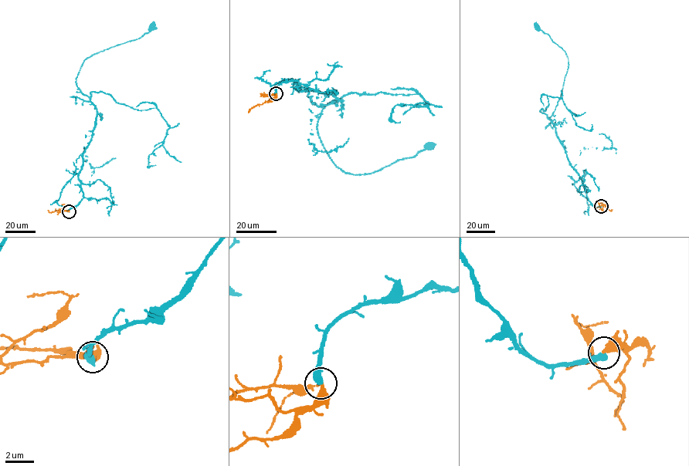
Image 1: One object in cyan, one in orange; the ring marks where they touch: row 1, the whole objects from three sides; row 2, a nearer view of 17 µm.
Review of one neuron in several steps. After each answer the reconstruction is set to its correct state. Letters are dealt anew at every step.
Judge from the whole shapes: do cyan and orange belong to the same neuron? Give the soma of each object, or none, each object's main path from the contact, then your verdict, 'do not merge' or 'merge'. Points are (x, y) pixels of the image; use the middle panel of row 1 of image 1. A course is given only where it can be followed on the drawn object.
cell body of cyan at (429, 146); no cell body on orange; cyan runs (276, 93), (290, 80), (298, 90), (335, 96), (317, 127), (332, 162), (347, 173), (370, 173), (429, 146); orange runs (276, 93), (272, 98), (263, 96), (274, 94), (269, 101); merge

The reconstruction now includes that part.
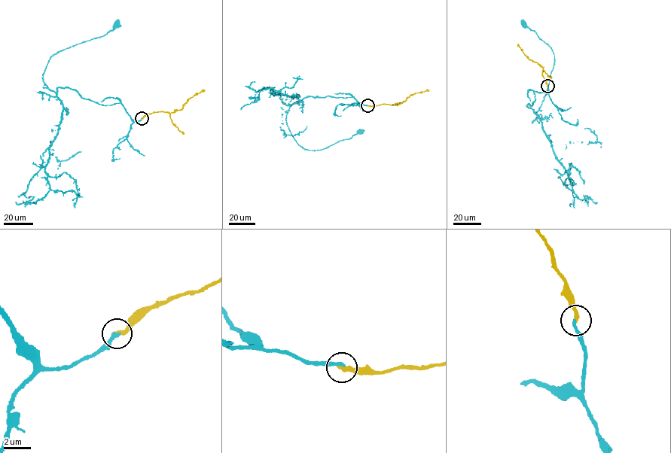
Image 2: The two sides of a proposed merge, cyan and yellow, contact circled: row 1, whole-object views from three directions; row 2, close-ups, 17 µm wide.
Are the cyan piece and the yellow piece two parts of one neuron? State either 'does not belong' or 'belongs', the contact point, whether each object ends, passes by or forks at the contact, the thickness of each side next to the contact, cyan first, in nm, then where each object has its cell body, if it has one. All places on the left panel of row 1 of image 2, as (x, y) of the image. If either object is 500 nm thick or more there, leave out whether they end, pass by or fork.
belongs; at (141, 118); cyan ends there; yellow ends there; 240 nm thick on the cyan side, 320 nm on the other; cell body of cyan at (116, 25); no cell body on yellow

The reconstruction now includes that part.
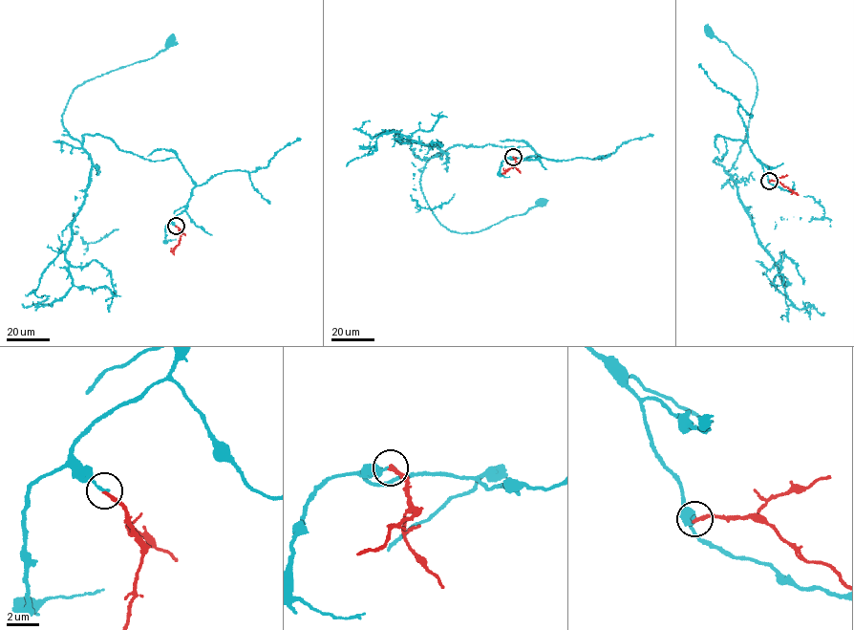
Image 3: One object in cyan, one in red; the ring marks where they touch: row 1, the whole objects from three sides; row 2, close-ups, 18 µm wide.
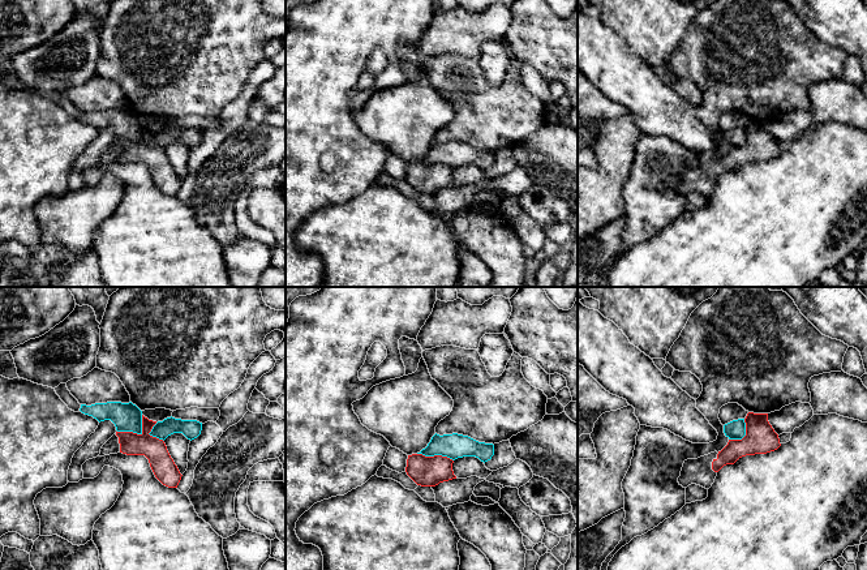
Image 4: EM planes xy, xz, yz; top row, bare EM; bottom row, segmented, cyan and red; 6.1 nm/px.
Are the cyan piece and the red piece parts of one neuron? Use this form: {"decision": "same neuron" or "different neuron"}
{"decision": "different neuron"}

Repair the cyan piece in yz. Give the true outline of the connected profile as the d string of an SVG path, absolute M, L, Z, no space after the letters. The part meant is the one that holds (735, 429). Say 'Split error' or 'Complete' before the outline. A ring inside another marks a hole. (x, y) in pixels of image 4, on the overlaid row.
Complete. M744 419L733 420L725 424L724 433L729 440L742 440L746 436Z

